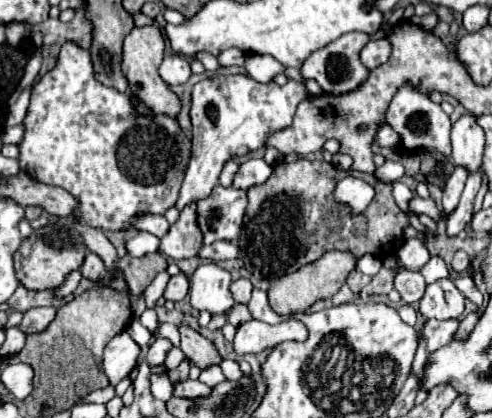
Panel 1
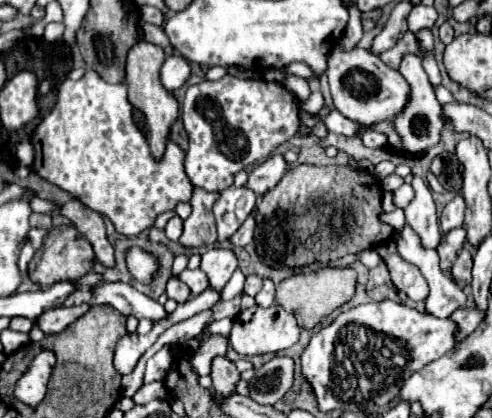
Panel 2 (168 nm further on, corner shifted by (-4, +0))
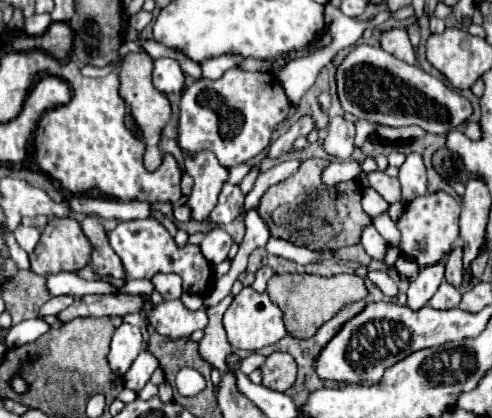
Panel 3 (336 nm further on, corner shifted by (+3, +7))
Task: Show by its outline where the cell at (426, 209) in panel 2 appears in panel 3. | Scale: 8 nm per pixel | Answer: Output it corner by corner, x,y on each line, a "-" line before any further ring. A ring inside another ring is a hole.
409,154
403,166
399,168
399,182
403,188
401,202
409,204
411,200
427,194
427,176
425,176
425,164
419,154

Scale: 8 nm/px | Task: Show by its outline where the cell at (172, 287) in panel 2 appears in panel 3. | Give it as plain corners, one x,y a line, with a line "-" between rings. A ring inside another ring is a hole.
157,274
151,282
155,284
155,290
163,296
163,300
181,298
183,294
183,282
177,274

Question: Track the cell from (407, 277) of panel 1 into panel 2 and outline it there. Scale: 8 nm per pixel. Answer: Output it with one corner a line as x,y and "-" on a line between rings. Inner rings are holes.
388,241
380,247
376,247
374,251
386,263
386,269
390,273
390,279
392,279
394,287
404,291
412,301
424,301
428,297
428,283
422,277
420,269
400,257
394,241

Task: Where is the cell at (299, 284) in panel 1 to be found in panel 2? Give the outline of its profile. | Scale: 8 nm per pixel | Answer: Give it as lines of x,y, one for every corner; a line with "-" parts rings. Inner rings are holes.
320,269
314,273
298,273
298,275
284,279
276,287
276,303
294,313
298,327
312,329
318,323
322,323
334,309
350,301
354,291
356,291
356,271
354,269

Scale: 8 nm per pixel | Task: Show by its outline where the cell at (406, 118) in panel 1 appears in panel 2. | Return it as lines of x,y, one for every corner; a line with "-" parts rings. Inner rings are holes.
410,53
404,55
404,59
400,61
400,69
398,69
398,71
404,75
404,79
408,81
408,85
410,85
412,91
410,91
410,101
408,101
408,105
404,107
402,115
396,117
394,123
396,123
398,133
400,133
400,137
402,137
404,149
410,151
410,153
420,153
420,151
424,151
424,149
428,149
428,147
434,147
434,145
438,143
440,131
442,131
442,127
444,127
442,109
440,109
440,103
438,103
438,99
436,99
436,95
434,95
432,85
428,83
428,75
426,75
426,71
424,71
422,61
420,61
418,55
410,55

